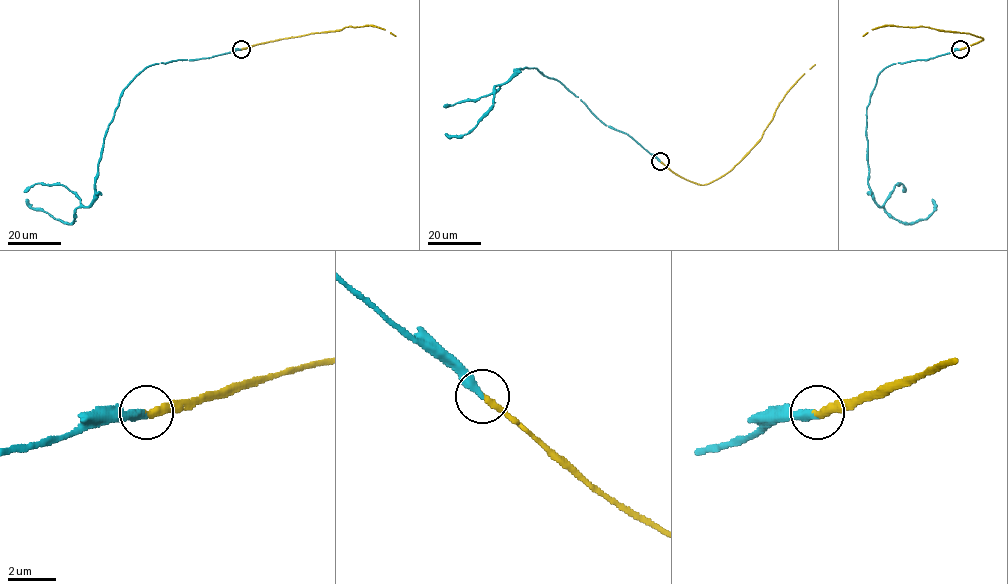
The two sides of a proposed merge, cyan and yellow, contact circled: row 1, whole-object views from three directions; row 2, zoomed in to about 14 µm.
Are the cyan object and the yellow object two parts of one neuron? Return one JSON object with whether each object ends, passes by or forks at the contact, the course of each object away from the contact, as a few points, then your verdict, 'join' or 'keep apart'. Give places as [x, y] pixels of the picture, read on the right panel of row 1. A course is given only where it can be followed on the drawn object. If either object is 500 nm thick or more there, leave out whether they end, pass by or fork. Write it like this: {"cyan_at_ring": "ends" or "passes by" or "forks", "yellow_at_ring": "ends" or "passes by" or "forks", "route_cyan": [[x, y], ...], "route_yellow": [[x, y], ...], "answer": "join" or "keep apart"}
{"cyan_at_ring": "ends", "yellow_at_ring": "ends", "route_cyan": [[960, 49], [887, 66], [878, 75], [867, 108], [873, 199], [901, 221], [914, 223], [934, 210], [932, 199]], "route_yellow": [[960, 49], [983, 38], [924, 26], [886, 26], [863, 36]], "answer": "join"}

